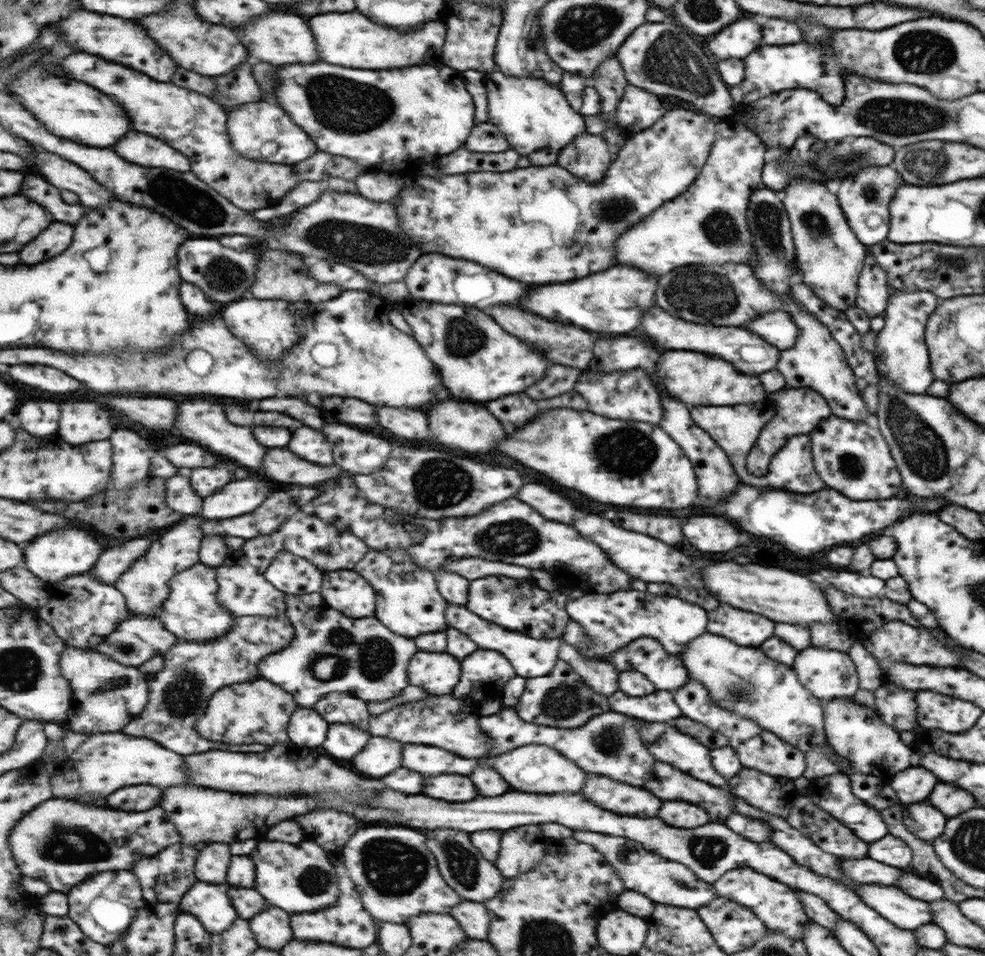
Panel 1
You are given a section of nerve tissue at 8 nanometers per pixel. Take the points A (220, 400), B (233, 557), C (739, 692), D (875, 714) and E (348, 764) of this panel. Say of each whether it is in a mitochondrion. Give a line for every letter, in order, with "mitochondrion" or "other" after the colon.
A: other
B: other
C: mitochondrion
D: other
E: other

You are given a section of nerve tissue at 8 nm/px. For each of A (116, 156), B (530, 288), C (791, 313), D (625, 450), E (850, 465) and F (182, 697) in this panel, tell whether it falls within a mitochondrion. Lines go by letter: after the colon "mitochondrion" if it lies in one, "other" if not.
A: other
B: other
C: other
D: mitochondrion
E: mitochondrion
F: mitochondrion

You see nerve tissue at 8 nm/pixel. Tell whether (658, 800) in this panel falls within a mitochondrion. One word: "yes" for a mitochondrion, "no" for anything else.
no

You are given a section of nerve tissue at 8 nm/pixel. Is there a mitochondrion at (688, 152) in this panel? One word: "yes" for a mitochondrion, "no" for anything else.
no

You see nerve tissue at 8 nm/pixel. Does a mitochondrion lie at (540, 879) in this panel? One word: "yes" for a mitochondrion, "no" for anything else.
no

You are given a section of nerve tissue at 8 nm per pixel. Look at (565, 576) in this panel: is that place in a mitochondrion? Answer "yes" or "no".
no

